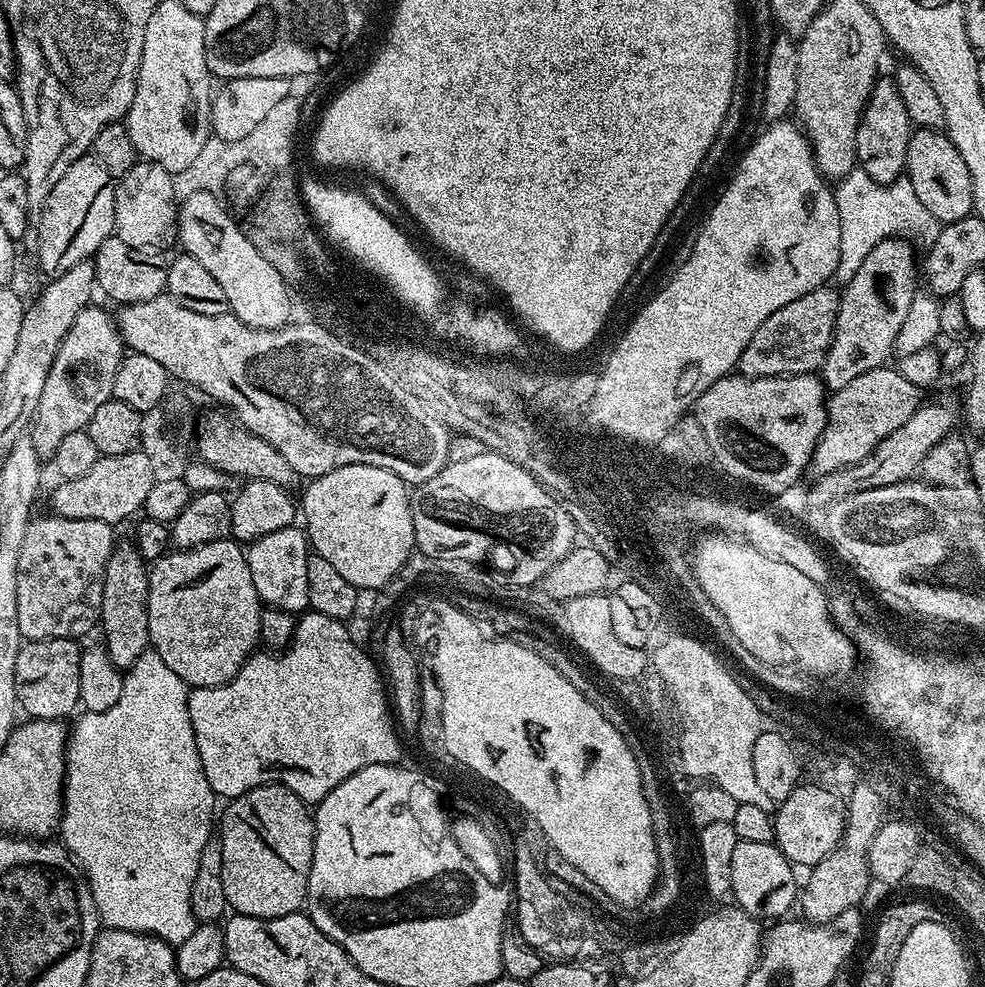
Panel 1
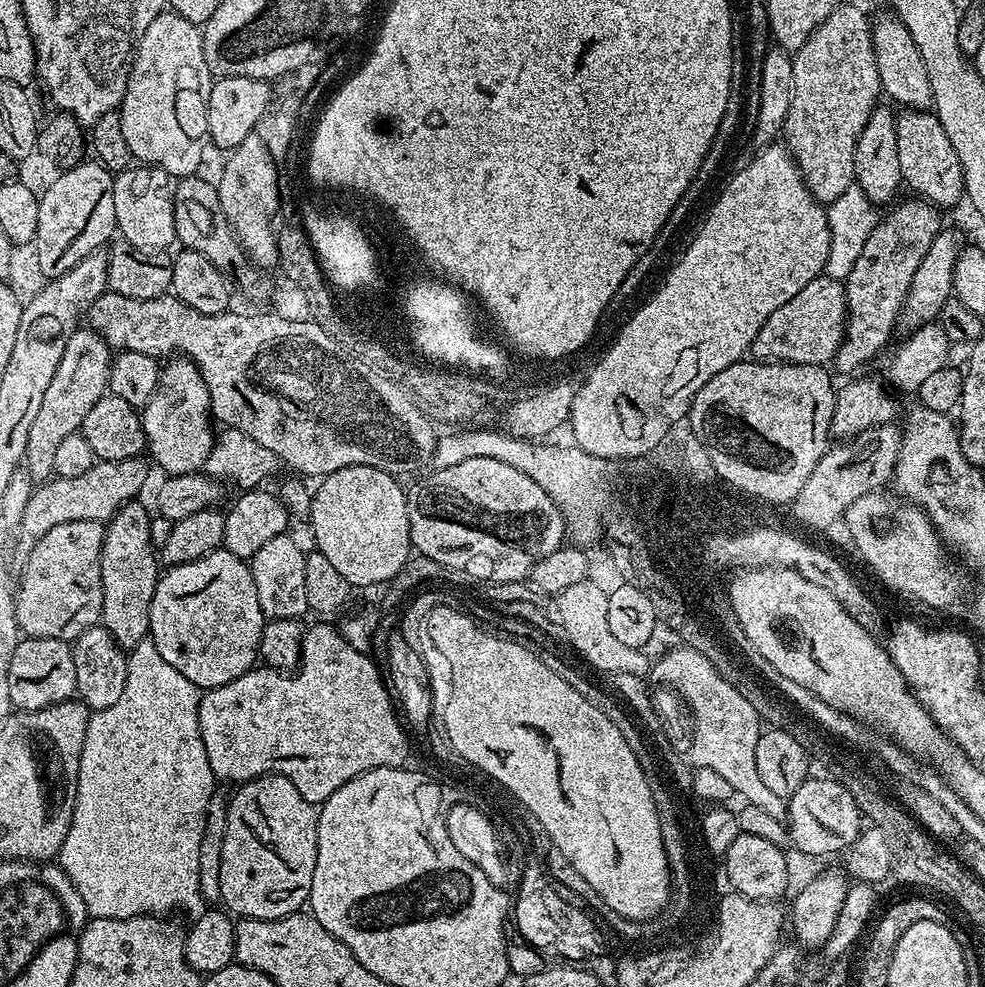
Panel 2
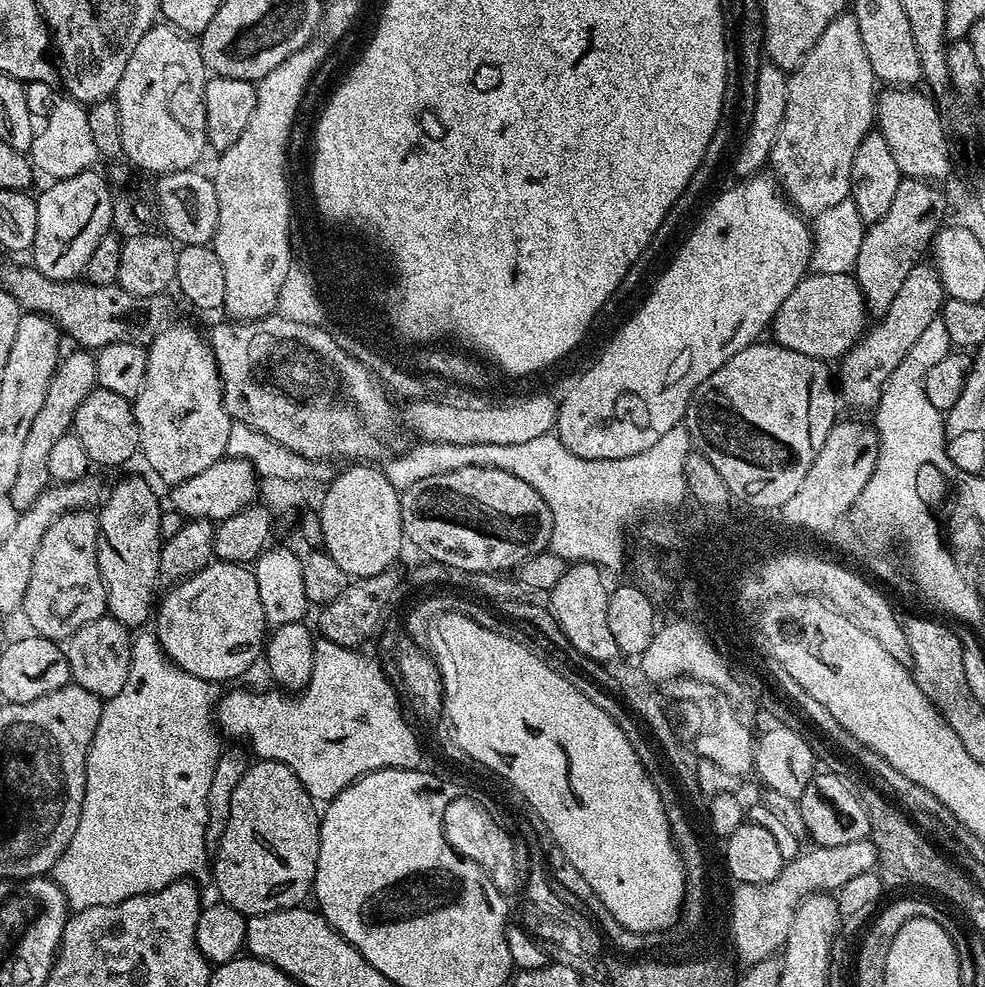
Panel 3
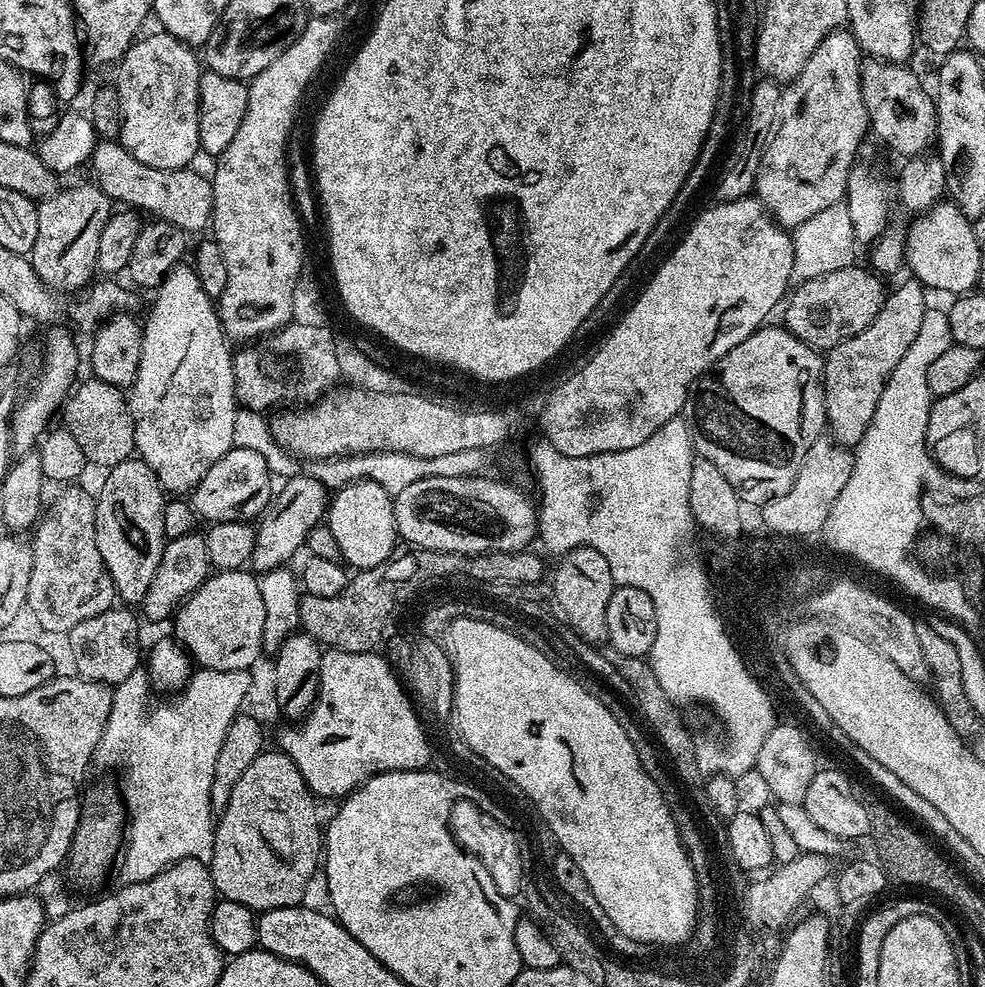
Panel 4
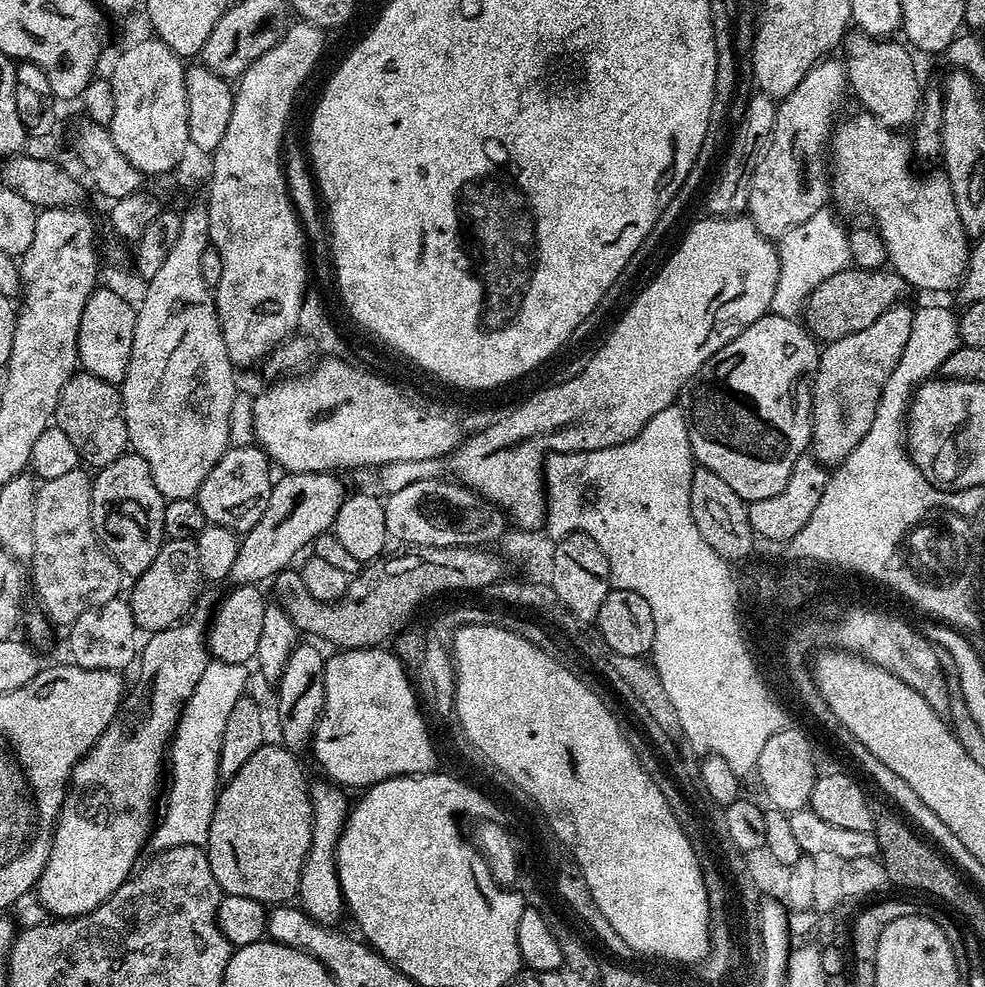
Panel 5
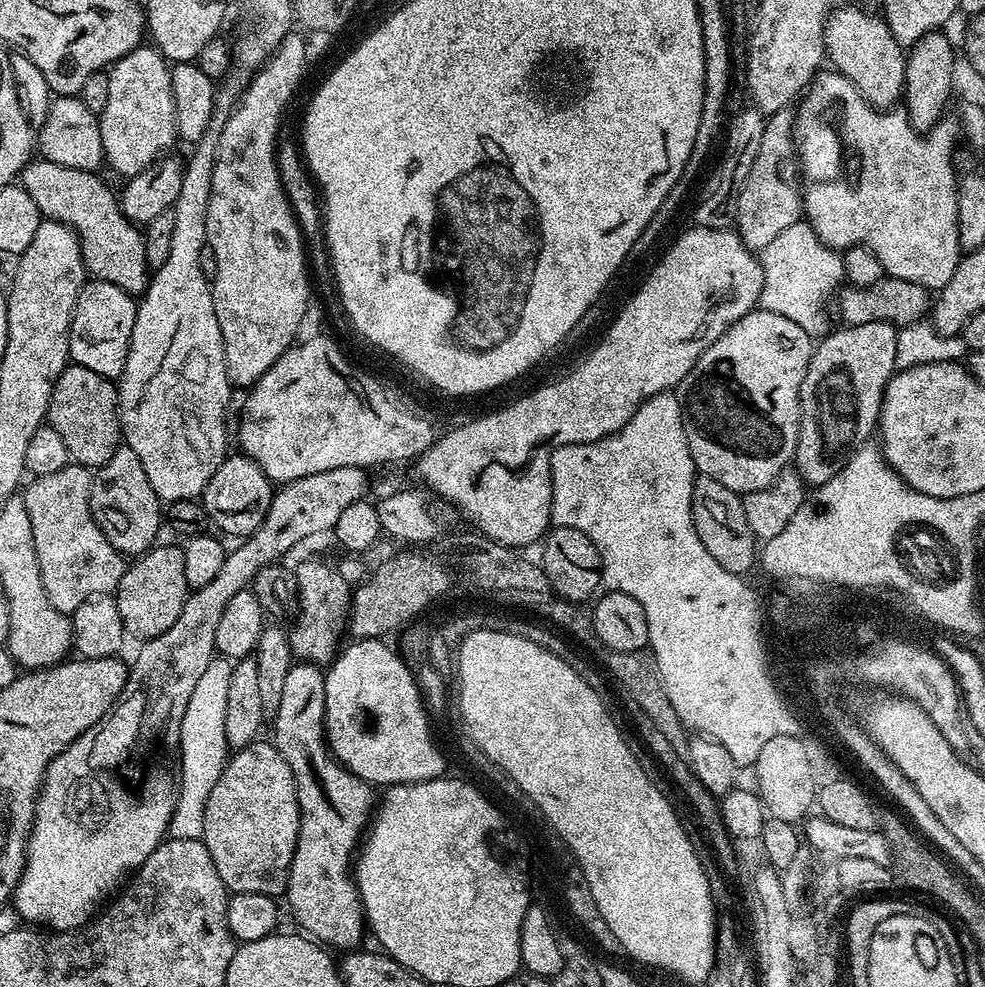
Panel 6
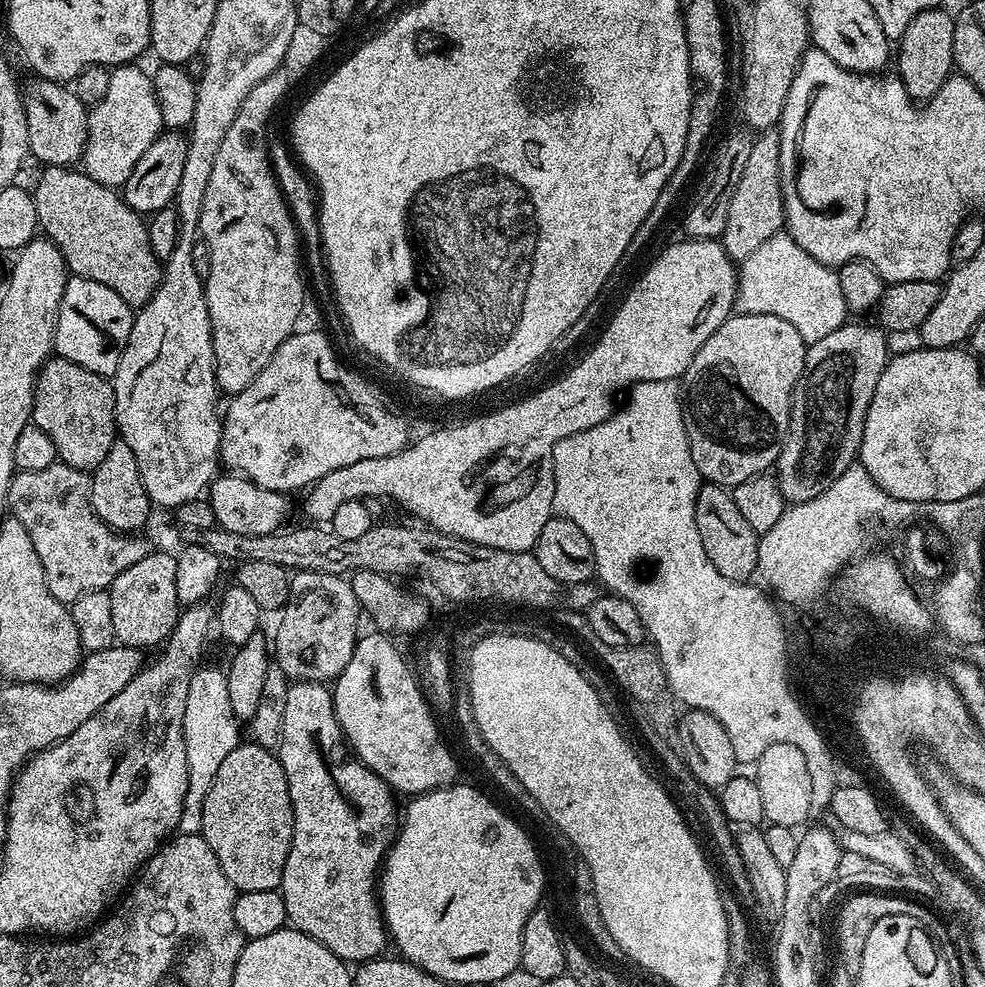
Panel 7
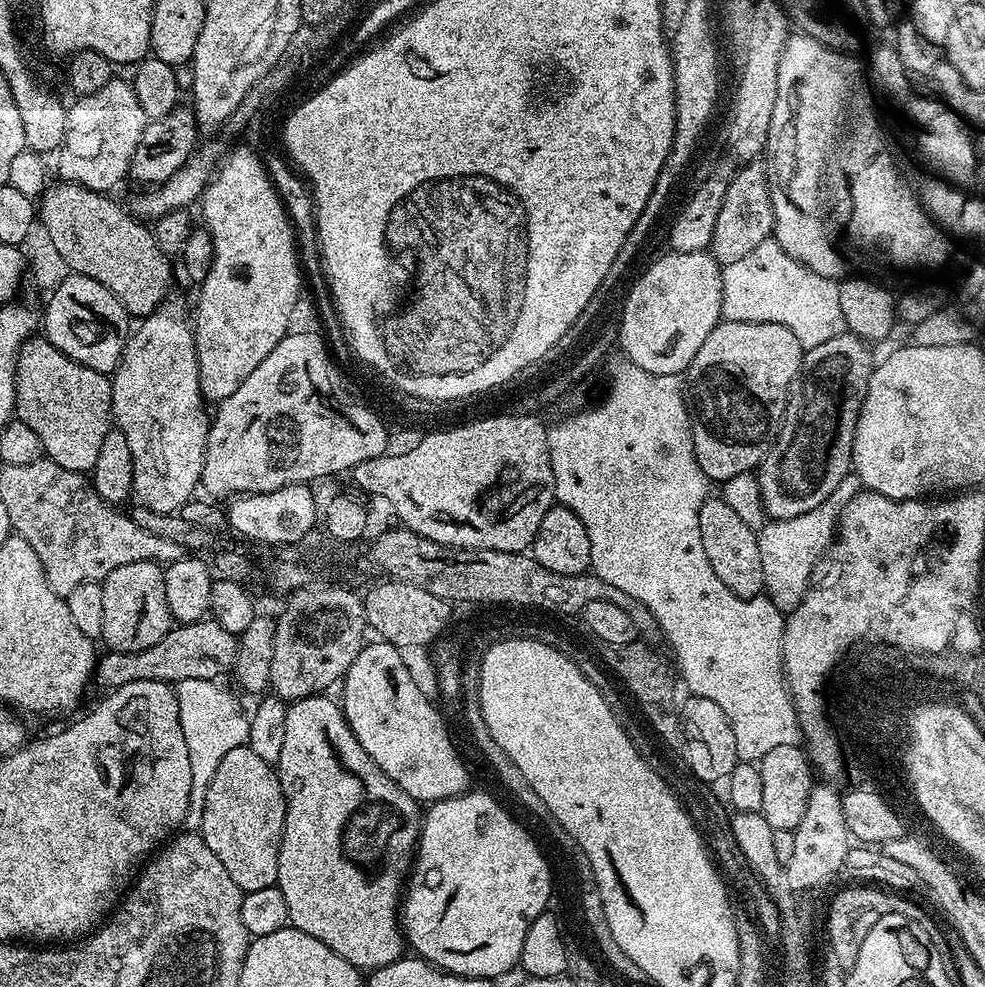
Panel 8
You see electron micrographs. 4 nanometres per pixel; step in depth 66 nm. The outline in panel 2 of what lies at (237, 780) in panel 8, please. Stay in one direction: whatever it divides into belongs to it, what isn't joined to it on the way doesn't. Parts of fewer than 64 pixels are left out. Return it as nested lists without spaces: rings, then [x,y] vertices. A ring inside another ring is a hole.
[[[275,774],[246,780],[235,791],[228,800],[226,838],[222,842],[222,866],[218,874],[223,907],[233,917],[250,920],[295,916],[308,903],[310,882],[314,882],[314,866],[318,862],[317,805],[306,802],[290,778]]]

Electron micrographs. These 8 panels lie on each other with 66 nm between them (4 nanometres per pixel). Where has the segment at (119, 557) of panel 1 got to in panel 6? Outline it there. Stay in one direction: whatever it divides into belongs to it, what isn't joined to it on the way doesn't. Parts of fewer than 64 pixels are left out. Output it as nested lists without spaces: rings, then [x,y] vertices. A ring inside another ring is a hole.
[[[121,446],[105,464],[95,469],[88,484],[88,501],[92,517],[98,522],[102,534],[106,534],[110,546],[117,548],[126,558],[142,556],[157,543],[160,522],[162,526],[162,501],[154,494],[154,486],[150,486],[150,478],[146,478],[146,470],[142,470],[142,462],[138,462],[138,454],[134,454],[134,450]]]

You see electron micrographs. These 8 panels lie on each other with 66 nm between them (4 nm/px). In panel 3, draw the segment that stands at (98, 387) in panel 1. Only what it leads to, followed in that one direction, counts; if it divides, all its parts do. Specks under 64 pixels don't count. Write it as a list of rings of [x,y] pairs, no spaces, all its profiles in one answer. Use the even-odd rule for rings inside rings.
[[[72,350],[56,365],[56,373],[52,375],[50,386],[46,390],[46,402],[42,402],[42,410],[26,433],[26,439],[22,445],[22,459],[18,461],[18,474],[14,477],[14,486],[10,486],[7,503],[16,507],[17,513],[25,512],[30,506],[34,506],[38,494],[42,494],[50,486],[50,453],[58,438],[69,435],[72,432],[74,414],[78,406],[92,393],[96,383],[96,358],[88,350]]]

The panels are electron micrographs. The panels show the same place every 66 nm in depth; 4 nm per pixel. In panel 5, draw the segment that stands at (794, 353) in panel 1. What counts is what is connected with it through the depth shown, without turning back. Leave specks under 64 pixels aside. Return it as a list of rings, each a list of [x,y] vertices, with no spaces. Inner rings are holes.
[[[849,266],[838,274],[830,274],[822,286],[815,288],[804,304],[802,323],[817,341],[831,342],[846,338],[858,330],[866,330],[874,318],[882,318],[886,310],[896,307],[910,292],[910,285],[895,270]]]

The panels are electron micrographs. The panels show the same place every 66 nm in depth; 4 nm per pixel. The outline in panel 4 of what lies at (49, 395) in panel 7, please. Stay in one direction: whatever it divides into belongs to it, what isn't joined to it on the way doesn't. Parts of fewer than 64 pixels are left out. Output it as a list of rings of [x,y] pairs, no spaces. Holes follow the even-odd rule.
[[[95,378],[87,379],[81,379],[68,393],[62,405],[62,424],[74,434],[89,465],[97,464],[101,470],[107,470],[136,452],[134,421],[128,409],[127,395],[121,389]]]

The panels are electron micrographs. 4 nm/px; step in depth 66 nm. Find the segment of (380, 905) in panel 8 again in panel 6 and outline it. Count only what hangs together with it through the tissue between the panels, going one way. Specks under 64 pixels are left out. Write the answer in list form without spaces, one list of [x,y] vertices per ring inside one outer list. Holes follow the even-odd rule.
[[[293,663],[292,669],[286,674],[286,682],[282,685],[282,703],[278,705],[275,717],[271,721],[272,732],[276,735],[276,749],[282,754],[282,758],[286,758],[286,762],[290,762],[300,807],[298,842],[294,846],[294,858],[290,862],[286,901],[288,900],[288,908],[292,911],[293,918],[305,928],[301,929],[311,939],[329,949],[356,950],[361,947],[360,939],[363,938],[364,932],[366,936],[366,921],[360,892],[356,889],[354,879],[354,853],[369,827],[370,817],[374,812],[374,788],[362,778],[355,776],[349,768],[345,768],[329,749],[328,738],[324,734],[324,677],[325,673],[319,665]]]

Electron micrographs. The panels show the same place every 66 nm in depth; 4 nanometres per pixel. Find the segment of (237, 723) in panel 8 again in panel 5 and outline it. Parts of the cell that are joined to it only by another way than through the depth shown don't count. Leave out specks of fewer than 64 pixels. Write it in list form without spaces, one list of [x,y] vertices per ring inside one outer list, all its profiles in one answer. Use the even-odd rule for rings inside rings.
[[[215,658],[209,659],[206,670],[202,670],[202,679],[198,686],[194,686],[194,694],[184,703],[180,711],[180,722],[176,725],[176,731],[170,741],[170,776],[172,781],[167,781],[166,795],[162,800],[162,811],[158,816],[158,823],[154,828],[154,846],[156,852],[165,852],[174,846],[204,846],[207,845],[210,834],[210,818],[214,814],[216,794],[220,771],[218,770],[218,754],[222,746],[222,729],[234,710],[234,702],[245,693],[248,684],[248,664],[235,664],[234,662],[222,662]]]

